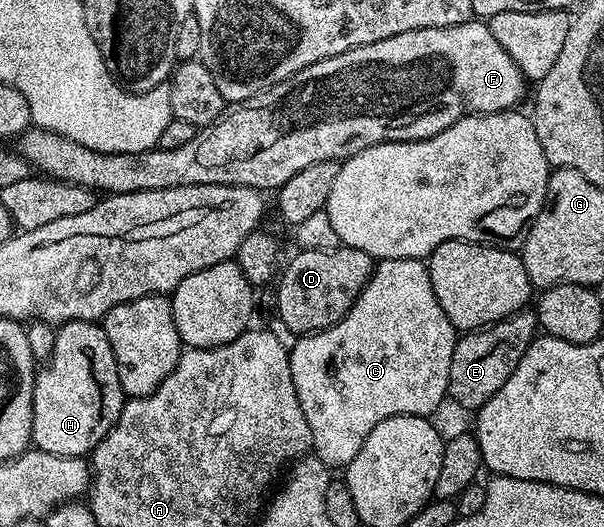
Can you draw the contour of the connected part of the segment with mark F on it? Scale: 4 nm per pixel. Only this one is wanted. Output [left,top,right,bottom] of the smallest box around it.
[18,20,525,196]

